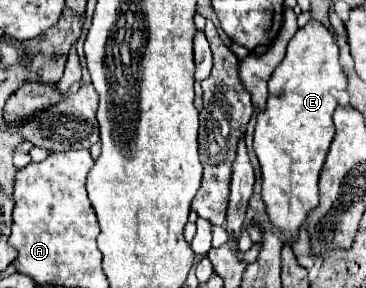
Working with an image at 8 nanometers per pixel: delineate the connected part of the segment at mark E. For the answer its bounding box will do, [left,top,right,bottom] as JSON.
[254,19,348,245]

